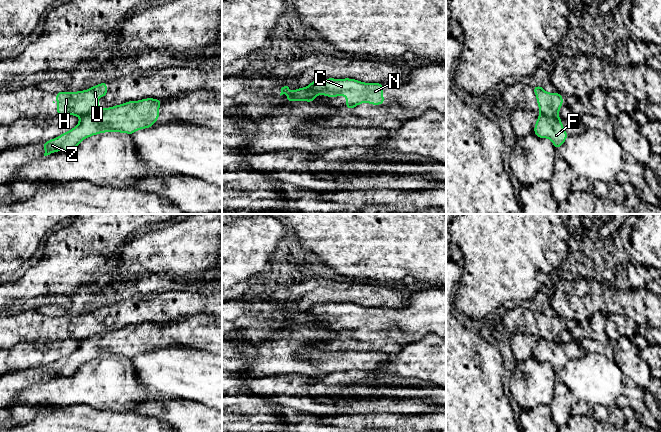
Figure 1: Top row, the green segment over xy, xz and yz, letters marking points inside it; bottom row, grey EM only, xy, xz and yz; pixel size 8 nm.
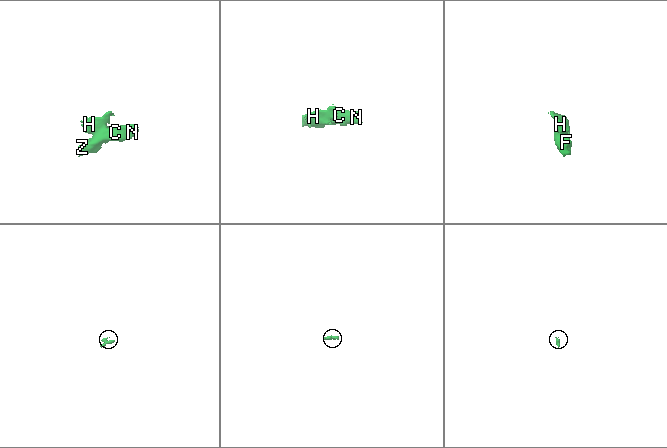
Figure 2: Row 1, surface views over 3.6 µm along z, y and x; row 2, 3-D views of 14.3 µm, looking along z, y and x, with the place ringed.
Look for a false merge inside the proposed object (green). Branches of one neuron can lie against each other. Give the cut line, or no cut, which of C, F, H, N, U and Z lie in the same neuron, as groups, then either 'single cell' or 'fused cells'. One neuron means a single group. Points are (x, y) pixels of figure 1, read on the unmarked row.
cut in xy along (105, 332), (80, 341); C F N Z / H U; fused cells

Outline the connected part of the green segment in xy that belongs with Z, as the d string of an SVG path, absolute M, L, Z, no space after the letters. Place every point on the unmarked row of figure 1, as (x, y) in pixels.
M146 322L138 325L128 325L117 330L105 332L102 335L80 341L79 347L71 354L43 367L44 380L58 375L71 376L84 363L105 356L120 356L132 359L137 354L151 352L159 344L161 323Z

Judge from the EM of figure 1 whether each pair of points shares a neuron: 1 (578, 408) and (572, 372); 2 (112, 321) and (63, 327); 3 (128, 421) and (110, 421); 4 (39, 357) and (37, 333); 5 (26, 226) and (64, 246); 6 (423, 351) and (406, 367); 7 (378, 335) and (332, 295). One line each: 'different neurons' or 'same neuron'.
1: different neurons
2: same neuron
3: same neuron
4: different neurons
5: different neurons
6: same neuron
7: different neurons

